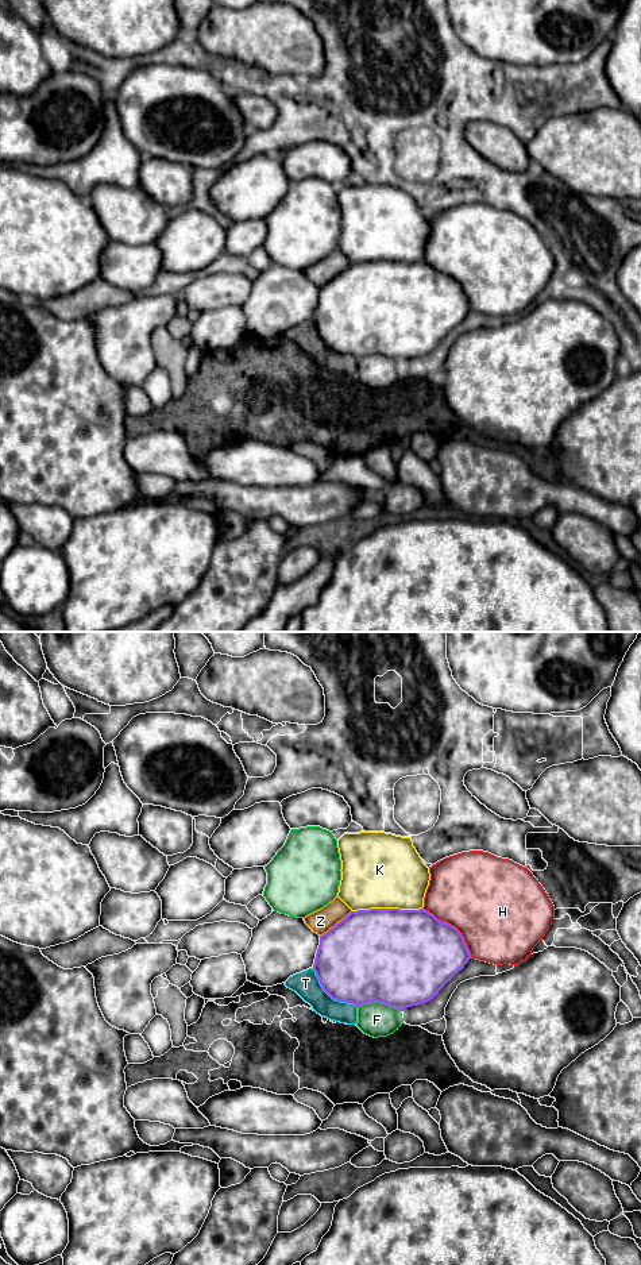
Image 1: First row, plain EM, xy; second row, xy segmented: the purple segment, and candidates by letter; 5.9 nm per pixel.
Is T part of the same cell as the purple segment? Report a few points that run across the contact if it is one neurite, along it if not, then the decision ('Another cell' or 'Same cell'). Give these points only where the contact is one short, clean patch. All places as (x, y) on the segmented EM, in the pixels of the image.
Another cell

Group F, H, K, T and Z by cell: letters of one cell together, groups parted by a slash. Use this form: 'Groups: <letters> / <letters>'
Groups: F / H / K / T / Z

